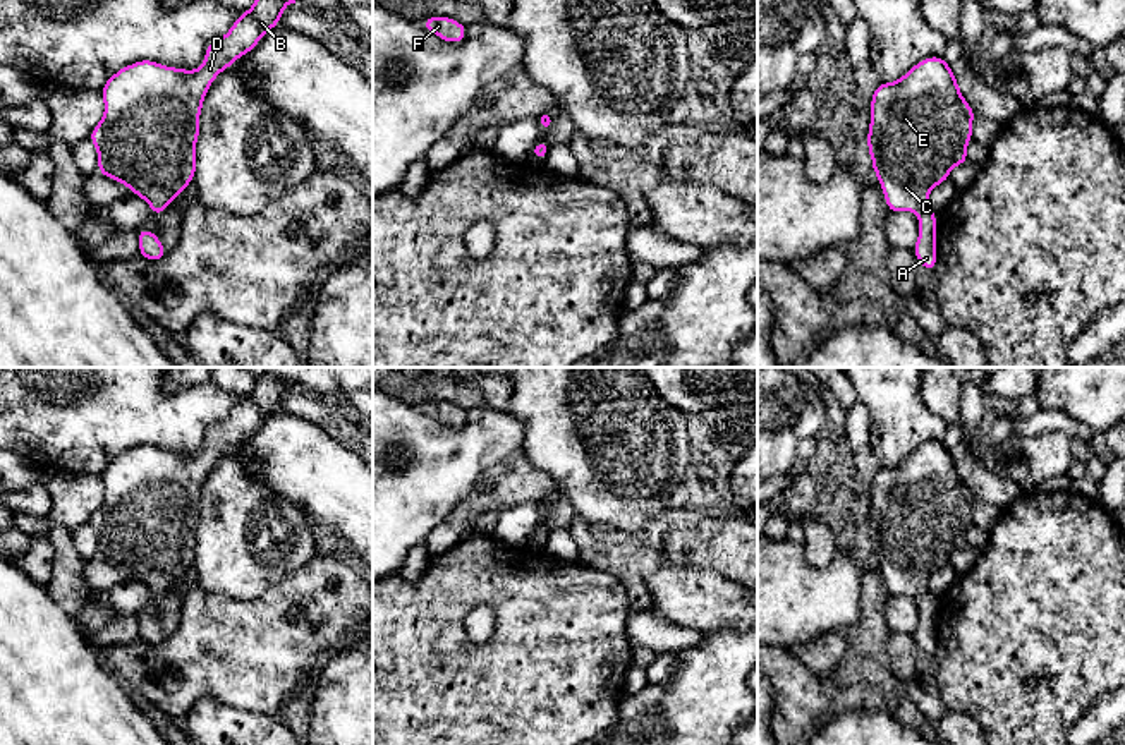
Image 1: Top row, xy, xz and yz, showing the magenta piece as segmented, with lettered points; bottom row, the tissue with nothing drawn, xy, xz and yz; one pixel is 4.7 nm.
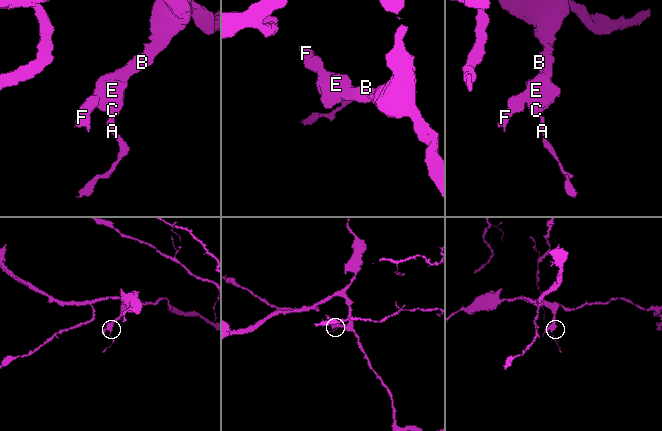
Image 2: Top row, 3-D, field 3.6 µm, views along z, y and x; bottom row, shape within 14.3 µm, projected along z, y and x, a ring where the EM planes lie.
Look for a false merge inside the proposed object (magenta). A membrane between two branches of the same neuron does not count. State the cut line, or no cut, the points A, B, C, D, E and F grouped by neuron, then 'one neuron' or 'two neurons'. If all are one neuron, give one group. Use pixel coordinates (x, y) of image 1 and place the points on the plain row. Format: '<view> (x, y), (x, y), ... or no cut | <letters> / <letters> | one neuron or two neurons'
no cut | A B C D E F | one neuron

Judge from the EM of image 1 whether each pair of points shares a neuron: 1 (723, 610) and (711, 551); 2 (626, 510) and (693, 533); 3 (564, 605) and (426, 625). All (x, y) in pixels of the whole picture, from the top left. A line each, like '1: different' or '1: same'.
1: different
2: different
3: same

